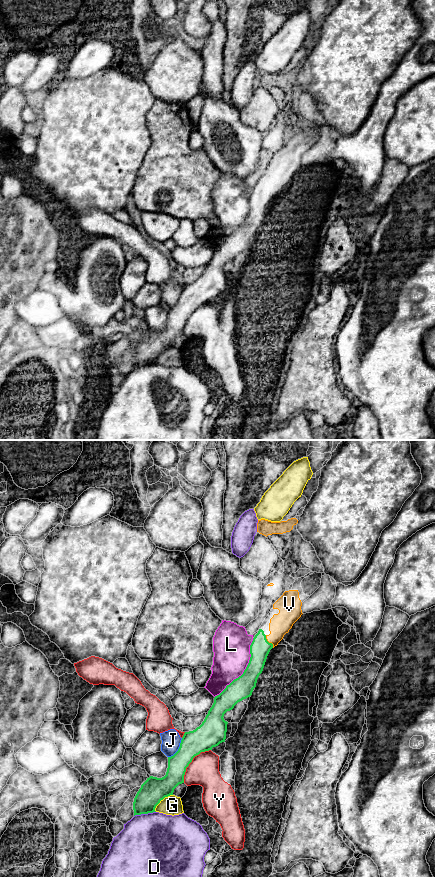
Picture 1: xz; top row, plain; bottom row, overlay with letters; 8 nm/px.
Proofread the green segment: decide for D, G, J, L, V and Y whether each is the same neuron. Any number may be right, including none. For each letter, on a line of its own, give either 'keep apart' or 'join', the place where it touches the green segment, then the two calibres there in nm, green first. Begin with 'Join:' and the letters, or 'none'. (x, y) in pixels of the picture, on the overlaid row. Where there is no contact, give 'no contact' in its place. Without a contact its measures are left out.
Join: V
D: keep apart; contact xz (144, 813); calibres 200 and 480 nm
G: keep apart; contact xz (161, 799); calibres 200 and 160 nm
J: keep apart; contact xz (178, 749); calibres 200 and 150 nm
L: keep apart; contact xz (244, 670); calibres 180 and 300 nm
V: join; contact xz (268, 642); calibres 160 and 170 nm
Y: keep apart; contact xz (191, 761); calibres 200 and 240 nm

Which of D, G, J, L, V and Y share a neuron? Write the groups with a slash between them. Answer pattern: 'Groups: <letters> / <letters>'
Groups: D / G / J / L / V / Y

